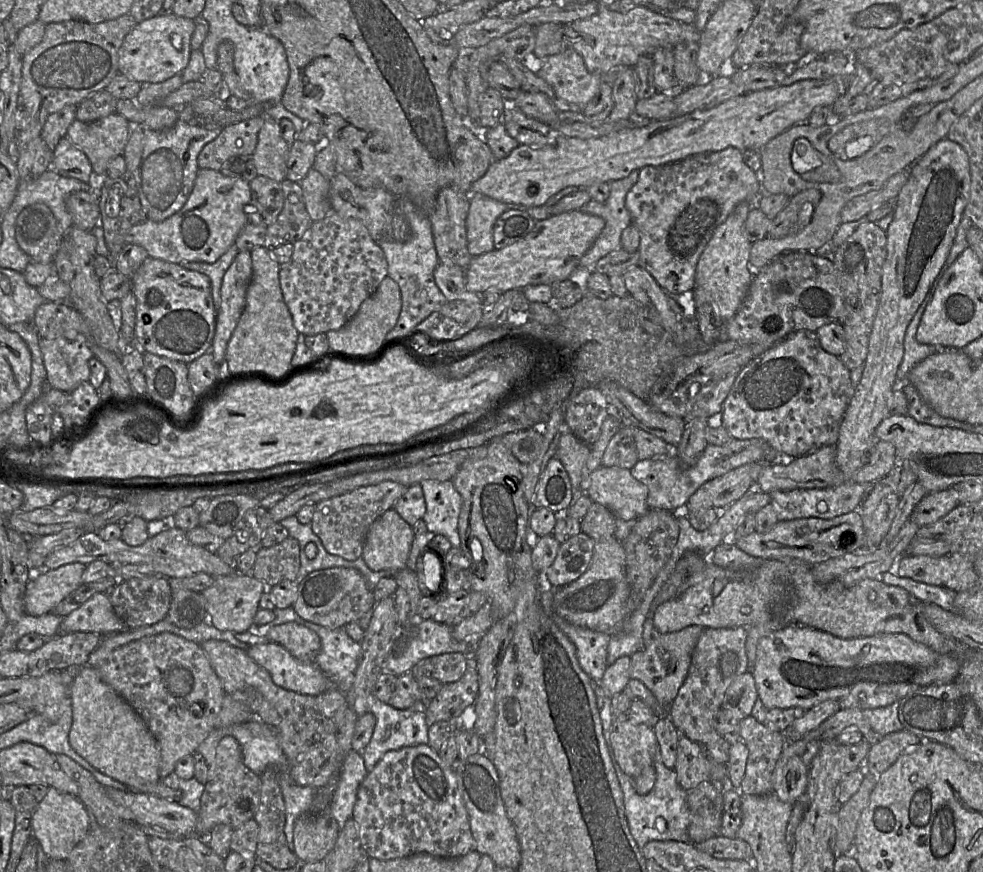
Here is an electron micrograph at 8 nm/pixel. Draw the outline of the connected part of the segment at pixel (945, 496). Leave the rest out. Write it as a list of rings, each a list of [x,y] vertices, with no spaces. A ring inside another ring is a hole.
[[[953,488],[927,493],[916,504],[909,521],[919,527],[932,524],[959,504],[958,493]]]

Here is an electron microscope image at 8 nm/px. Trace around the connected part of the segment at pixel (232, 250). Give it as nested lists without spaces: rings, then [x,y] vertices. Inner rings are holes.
[[[234,243],[217,261],[213,263],[194,261],[182,261],[179,263],[179,265],[183,268],[204,273],[210,278],[211,293],[216,310],[216,318],[221,304],[221,287],[223,276],[240,251],[241,250]]]

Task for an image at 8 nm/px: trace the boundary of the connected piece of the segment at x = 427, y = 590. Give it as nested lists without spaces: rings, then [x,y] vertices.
[[[430,545],[419,555],[415,571],[422,596],[445,594],[441,558]]]

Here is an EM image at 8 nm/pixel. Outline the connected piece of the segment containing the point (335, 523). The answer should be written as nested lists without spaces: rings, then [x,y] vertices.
[[[383,481],[323,500],[315,505],[311,528],[328,553],[355,561],[362,557],[366,534],[372,523],[385,511],[392,509],[407,488],[394,481]]]

